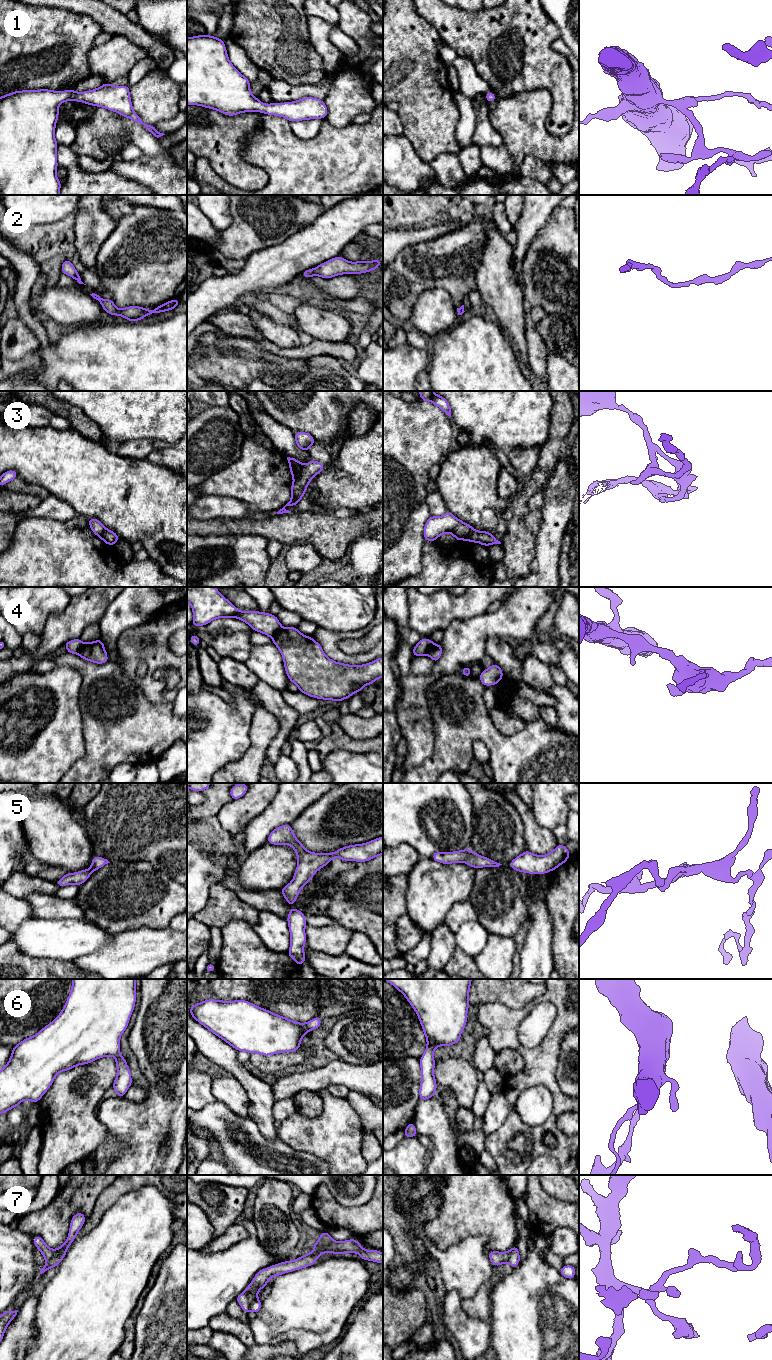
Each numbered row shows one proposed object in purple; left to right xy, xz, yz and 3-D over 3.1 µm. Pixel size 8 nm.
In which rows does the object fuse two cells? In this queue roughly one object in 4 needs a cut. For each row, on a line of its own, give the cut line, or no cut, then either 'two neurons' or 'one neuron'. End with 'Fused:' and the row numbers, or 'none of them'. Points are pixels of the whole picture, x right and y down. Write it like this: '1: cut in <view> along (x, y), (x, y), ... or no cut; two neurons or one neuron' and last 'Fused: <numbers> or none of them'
1: no cut; one neuron
2: no cut; one neuron
3: cut in xz along (302, 465), (300, 475), (294, 481); two neurons
4: cut in xz along (282, 628), (271, 637); two neurons
5: no cut; one neuron
6: no cut; one neuron
7: cut in xy along (55, 1250), (55, 1254), (46, 1263); two neurons
Fused: 3, 4, 7

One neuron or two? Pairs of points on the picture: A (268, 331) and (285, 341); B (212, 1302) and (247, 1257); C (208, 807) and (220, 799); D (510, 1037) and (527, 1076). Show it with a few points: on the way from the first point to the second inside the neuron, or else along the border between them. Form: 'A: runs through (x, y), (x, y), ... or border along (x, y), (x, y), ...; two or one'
A: runs through (272, 331), (281, 337); one
B: runs through (213, 1291), (236, 1268); one
C: runs through (211, 804), (217, 799); one
D: runs through (519, 1047), (529, 1057), (529, 1066); one

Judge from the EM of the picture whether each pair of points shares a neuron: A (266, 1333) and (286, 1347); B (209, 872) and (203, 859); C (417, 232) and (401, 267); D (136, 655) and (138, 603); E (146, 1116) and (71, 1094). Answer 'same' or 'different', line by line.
A: different
B: same
C: different
D: different
E: different

